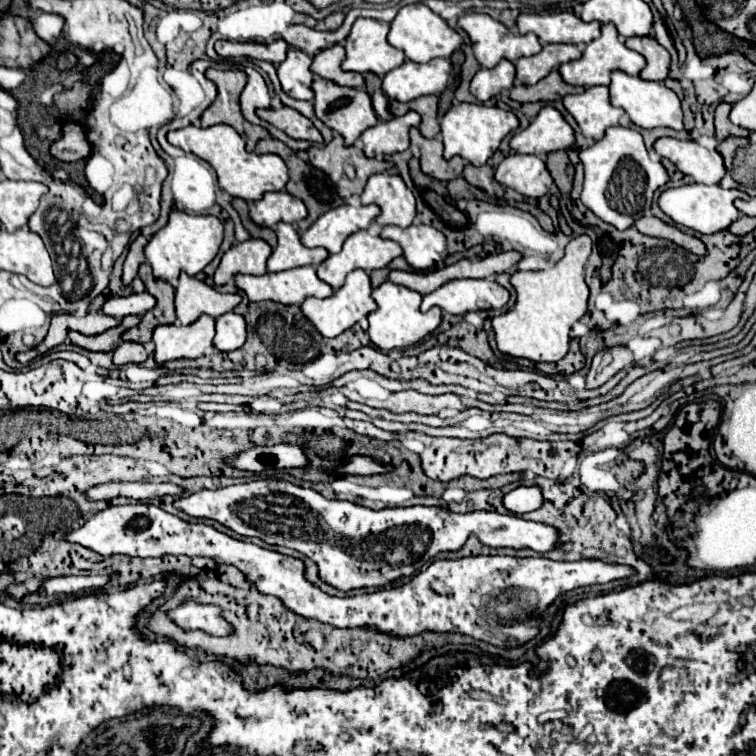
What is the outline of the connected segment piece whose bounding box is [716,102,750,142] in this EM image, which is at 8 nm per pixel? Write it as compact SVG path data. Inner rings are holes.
M722 102L722 106L716 108L716 138L718 138L718 142L722 142L728 136L748 138L748 134L750 134L748 130L744 130L744 128L730 122L730 118L728 118L730 110L732 110L732 106L726 104L726 102Z

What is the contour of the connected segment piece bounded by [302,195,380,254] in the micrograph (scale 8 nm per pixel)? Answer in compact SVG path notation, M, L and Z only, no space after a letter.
M359 195L351 196L344 204L322 214L304 234L302 244L306 248L322 246L330 254L340 252L344 240L370 226L370 222L380 214L380 208L370 204L363 206Z

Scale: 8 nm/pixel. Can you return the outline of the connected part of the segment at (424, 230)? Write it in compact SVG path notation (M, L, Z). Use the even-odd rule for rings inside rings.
M412 224L404 230L398 226L384 226L382 238L398 242L404 250L406 262L414 270L430 270L444 264L446 238L434 226Z

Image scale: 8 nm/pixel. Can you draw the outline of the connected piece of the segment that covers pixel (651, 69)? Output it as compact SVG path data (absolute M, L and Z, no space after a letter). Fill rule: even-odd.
M652 36L628 38L626 46L630 50L640 52L646 58L646 68L640 72L642 80L652 80L652 82L664 82L666 80L668 66L670 66L670 54Z

